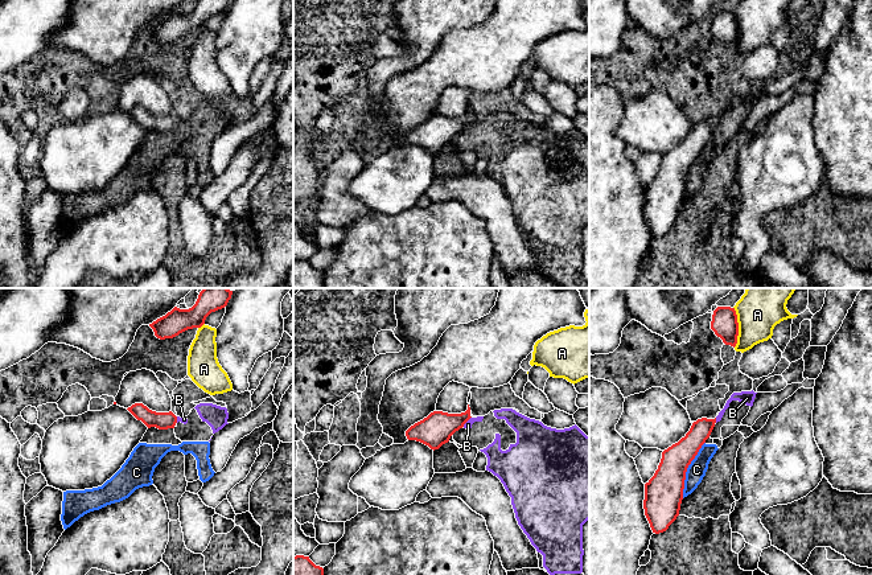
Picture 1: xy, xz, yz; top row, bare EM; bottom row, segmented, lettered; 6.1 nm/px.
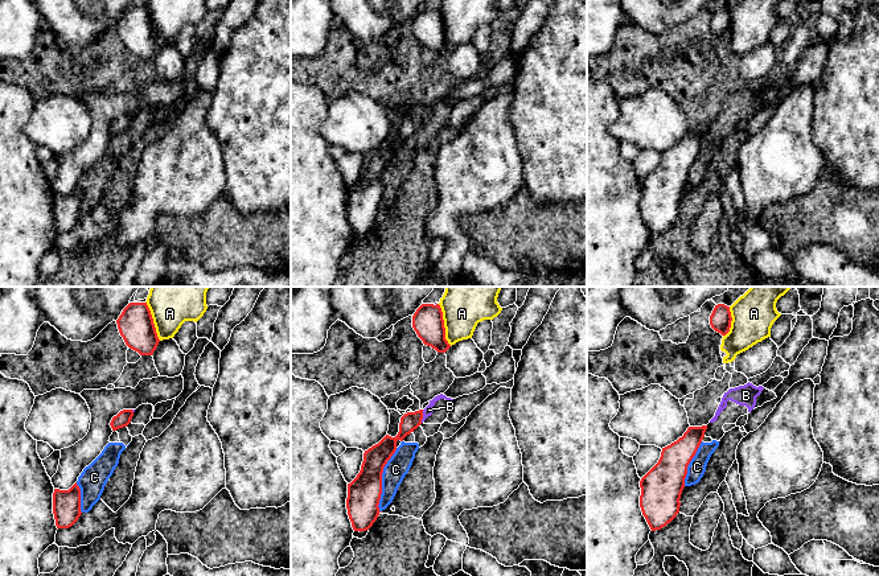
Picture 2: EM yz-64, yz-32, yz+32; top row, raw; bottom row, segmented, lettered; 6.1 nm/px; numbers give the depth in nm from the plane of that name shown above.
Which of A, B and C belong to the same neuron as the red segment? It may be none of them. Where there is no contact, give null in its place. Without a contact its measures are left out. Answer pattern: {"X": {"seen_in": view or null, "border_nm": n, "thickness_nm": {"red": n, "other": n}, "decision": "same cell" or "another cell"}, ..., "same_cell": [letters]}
{"A": {"seen_in": "yz", "border_nm": 240, "thickness_nm": {"red": 160, "other": 280}, "decision": "another cell"}, "B": {"seen_in": "xz", "border_nm": 80, "thickness_nm": {"red": 200, "other": 50}, "decision": "another cell"}, "C": {"seen_in": "yz", "border_nm": 380, "thickness_nm": {"red": 240, "other": 110}, "decision": "another cell"}, "same_cell": []}

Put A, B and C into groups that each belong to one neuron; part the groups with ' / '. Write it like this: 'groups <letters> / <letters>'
groups A / B C

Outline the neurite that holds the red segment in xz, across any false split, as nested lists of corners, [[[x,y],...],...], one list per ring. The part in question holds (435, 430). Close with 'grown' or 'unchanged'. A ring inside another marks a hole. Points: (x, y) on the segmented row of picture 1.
[[[470,407],[461,414],[448,414],[443,411],[433,411],[423,420],[415,423],[406,431],[408,440],[416,440],[431,449],[439,449],[448,443],[451,436],[464,427],[470,419]]]; unchanged

